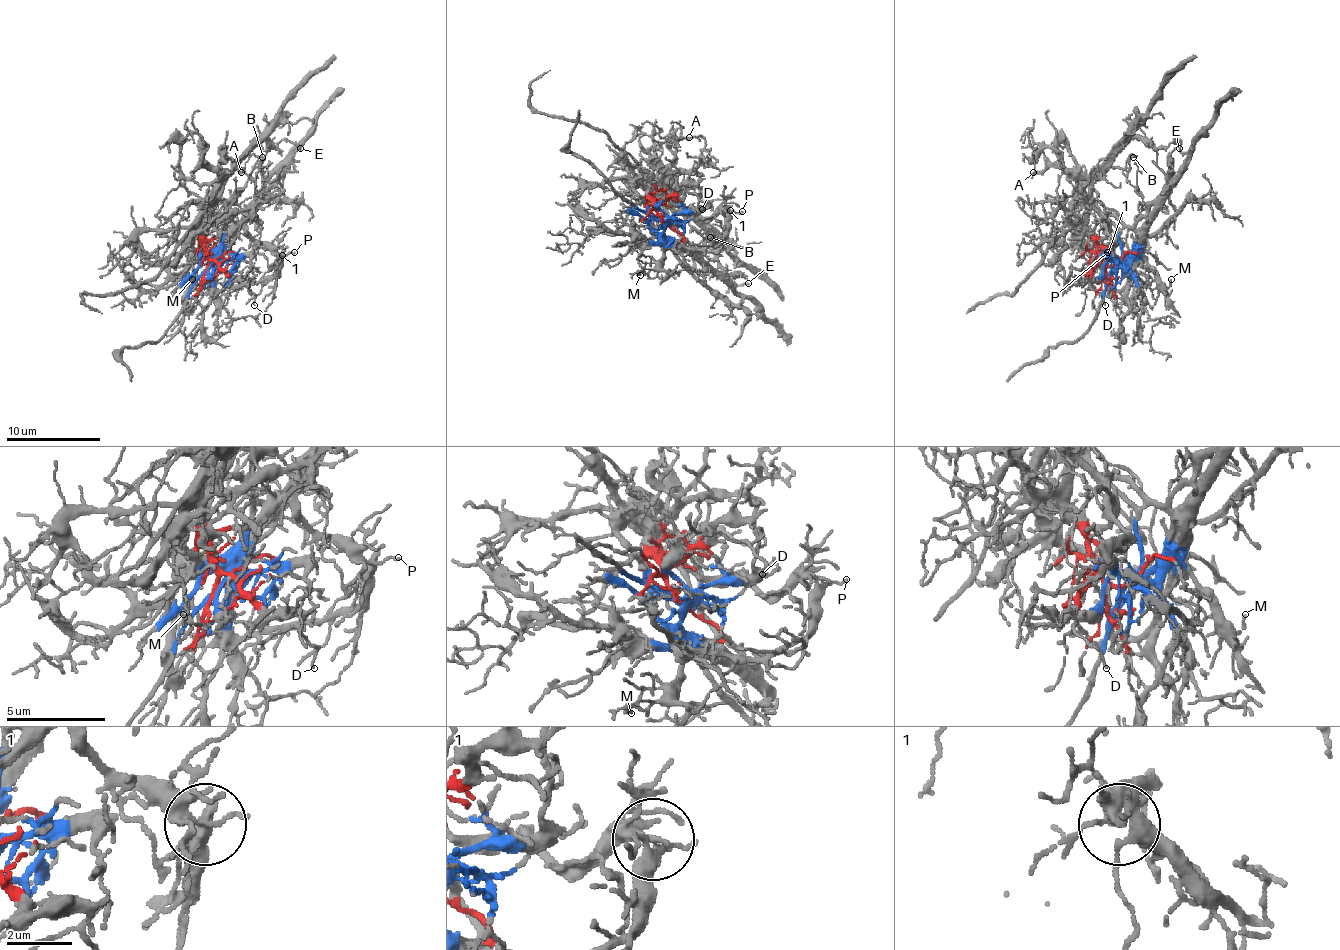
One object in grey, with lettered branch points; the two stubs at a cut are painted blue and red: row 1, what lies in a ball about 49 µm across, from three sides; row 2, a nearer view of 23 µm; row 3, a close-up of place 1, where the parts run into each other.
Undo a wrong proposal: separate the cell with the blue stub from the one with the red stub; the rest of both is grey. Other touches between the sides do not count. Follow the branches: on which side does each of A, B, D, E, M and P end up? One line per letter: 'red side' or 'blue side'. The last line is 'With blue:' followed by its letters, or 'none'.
A: red side
B: red side
D: blue side
E: red side
M: blue side
P: red side
With blue: D, M

